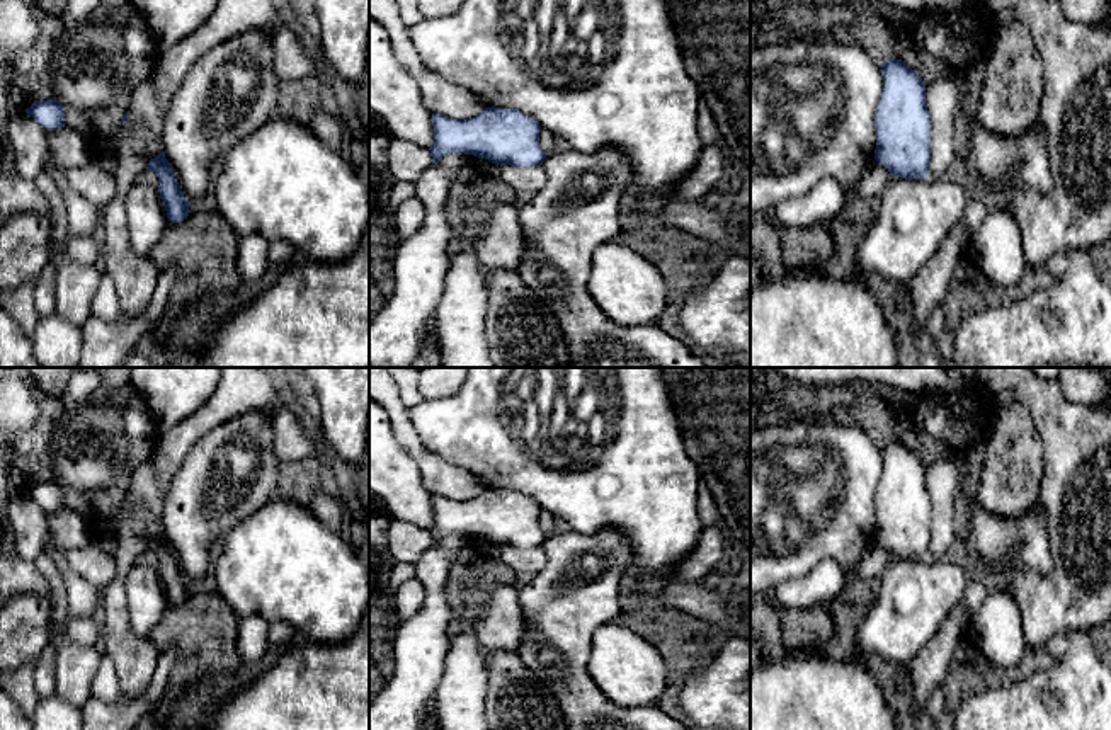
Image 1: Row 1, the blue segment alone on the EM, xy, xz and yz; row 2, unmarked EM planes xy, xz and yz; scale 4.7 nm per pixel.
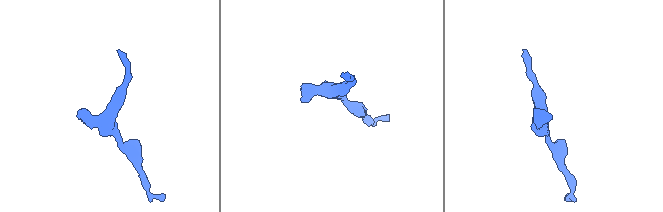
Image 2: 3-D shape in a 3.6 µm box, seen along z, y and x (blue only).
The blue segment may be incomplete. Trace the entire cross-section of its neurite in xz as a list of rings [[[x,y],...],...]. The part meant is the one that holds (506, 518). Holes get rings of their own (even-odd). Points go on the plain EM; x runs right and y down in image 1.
[[[485,488],[473,500],[432,495],[432,507],[434,545],[449,534],[475,536],[500,548],[538,548],[546,541],[539,504],[516,490]]]

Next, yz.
[[[902,441],[881,448],[883,473],[876,490],[875,541],[892,558],[929,560],[931,495],[926,485],[926,465]]]

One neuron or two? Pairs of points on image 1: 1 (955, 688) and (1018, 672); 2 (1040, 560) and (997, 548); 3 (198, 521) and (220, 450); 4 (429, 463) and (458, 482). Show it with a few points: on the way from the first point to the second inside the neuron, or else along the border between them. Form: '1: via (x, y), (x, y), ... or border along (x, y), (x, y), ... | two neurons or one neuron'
1: via (970, 676), (1002, 676) | one neuron
2: via (1030, 550), (1008, 548) | one neuron
3: via (201, 504), (220, 484), (220, 467) | one neuron
4: via (436, 470), (451, 482) | one neuron

